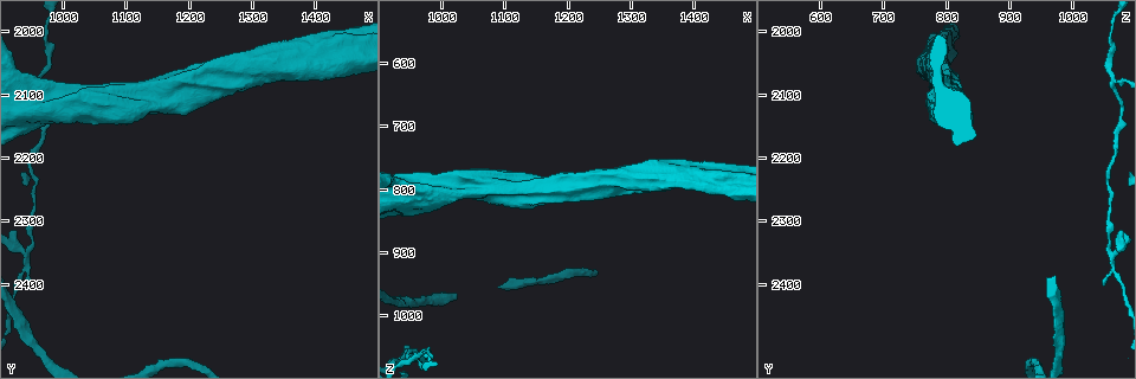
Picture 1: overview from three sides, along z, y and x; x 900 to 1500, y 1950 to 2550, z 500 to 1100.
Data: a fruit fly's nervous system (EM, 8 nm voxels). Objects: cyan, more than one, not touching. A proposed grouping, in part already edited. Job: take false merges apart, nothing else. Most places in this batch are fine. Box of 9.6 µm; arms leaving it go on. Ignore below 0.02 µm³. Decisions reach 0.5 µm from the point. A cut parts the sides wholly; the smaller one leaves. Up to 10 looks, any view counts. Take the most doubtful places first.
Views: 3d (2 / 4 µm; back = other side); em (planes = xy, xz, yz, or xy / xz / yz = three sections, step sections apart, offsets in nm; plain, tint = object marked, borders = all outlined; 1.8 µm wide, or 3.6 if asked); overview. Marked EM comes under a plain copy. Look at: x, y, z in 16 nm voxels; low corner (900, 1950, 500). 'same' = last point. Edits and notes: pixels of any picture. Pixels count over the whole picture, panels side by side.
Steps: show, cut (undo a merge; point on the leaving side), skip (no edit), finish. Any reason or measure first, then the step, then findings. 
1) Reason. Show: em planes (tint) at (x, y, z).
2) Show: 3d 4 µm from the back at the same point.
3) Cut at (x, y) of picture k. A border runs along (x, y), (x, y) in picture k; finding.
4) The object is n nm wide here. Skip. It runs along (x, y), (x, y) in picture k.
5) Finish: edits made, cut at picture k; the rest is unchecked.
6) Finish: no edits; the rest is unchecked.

Abrupt turn. Show: 3d 4 µm at (940, 2350, 1065).

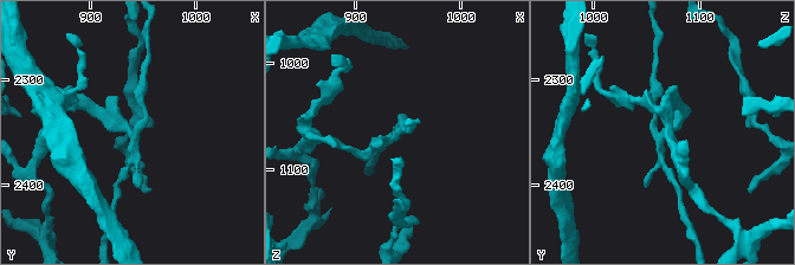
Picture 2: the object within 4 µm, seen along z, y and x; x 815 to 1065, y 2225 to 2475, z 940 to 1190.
Shape alone is not enough. Show: em planes (borders) at (942, 2352, 1060).

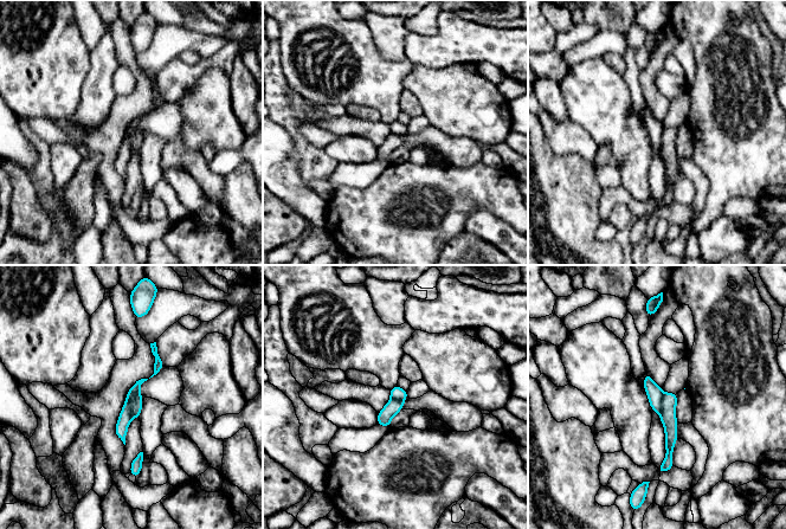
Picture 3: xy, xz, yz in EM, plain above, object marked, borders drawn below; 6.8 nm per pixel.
Cut at (654, 392) of picture 3. The part that leaves runs along (136, 386), (127, 404), (122, 436) in picture 3; two neurons meet here.

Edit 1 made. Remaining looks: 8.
Redraw. Show: overview.

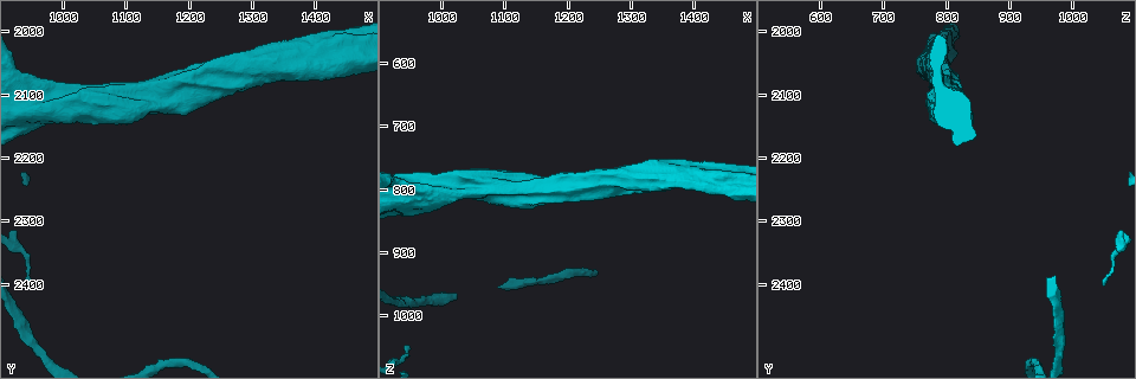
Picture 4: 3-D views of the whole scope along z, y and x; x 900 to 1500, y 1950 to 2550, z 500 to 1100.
Thick turns thin. Show: em 3.6 µm yz step 16 (tint) at (985, 2095, 810).

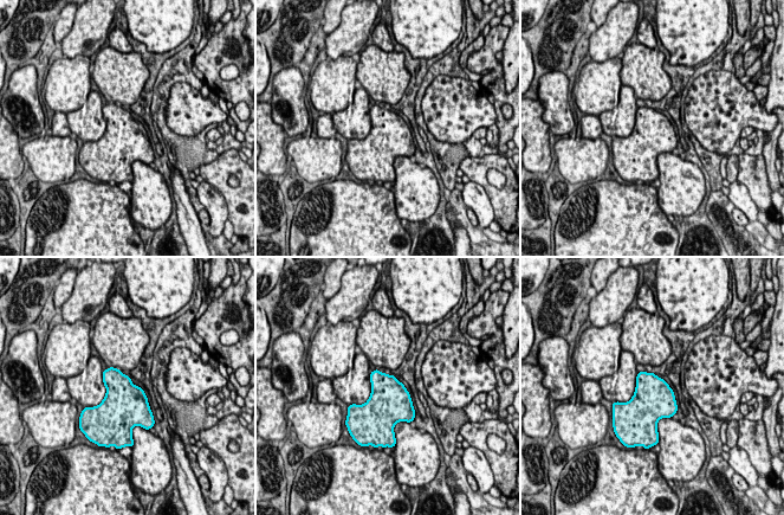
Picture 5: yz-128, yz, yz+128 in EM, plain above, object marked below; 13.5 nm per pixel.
Skip. All the same neuron.

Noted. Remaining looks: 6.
Four arms meet. Show: em 3.6 µm planes (tint) at (1405, 2035, 780).

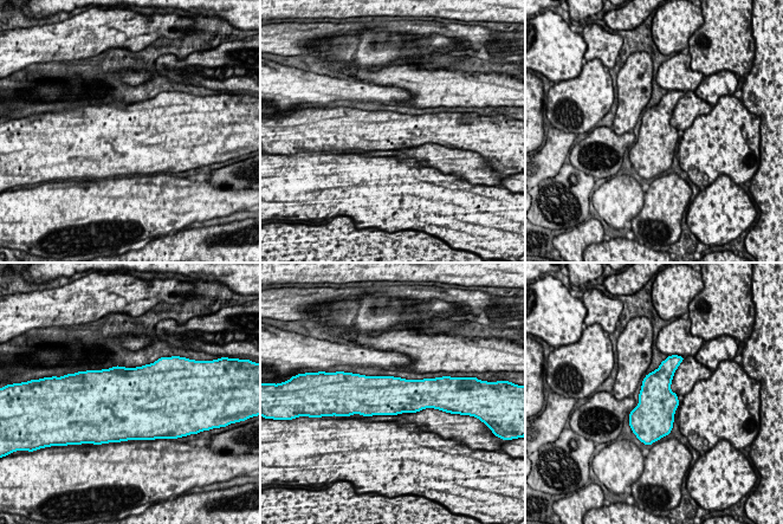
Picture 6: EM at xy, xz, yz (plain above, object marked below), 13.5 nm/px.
Skip. Continuous, no second neuron.

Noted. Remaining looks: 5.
Sudden change in width. Show: em 3.6 µm xy step 16 (tint) at (1155, 2095, 800).

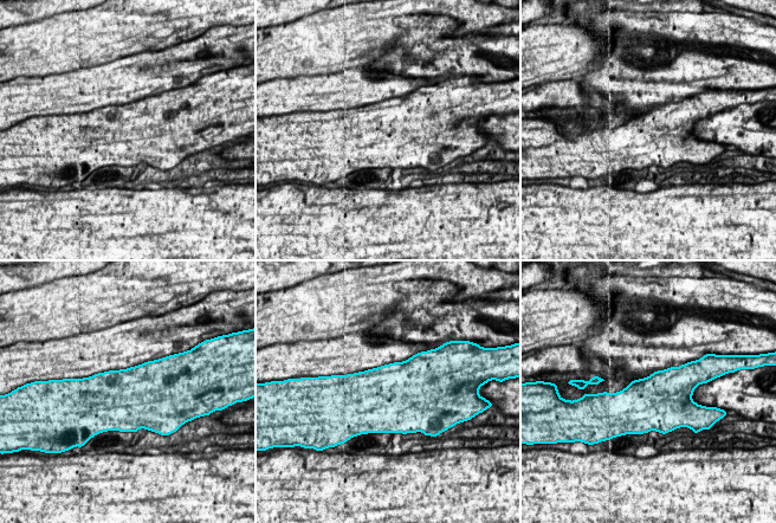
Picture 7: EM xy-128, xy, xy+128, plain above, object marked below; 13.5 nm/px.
Show: em 3.6 µm planes (tint) at the same point.

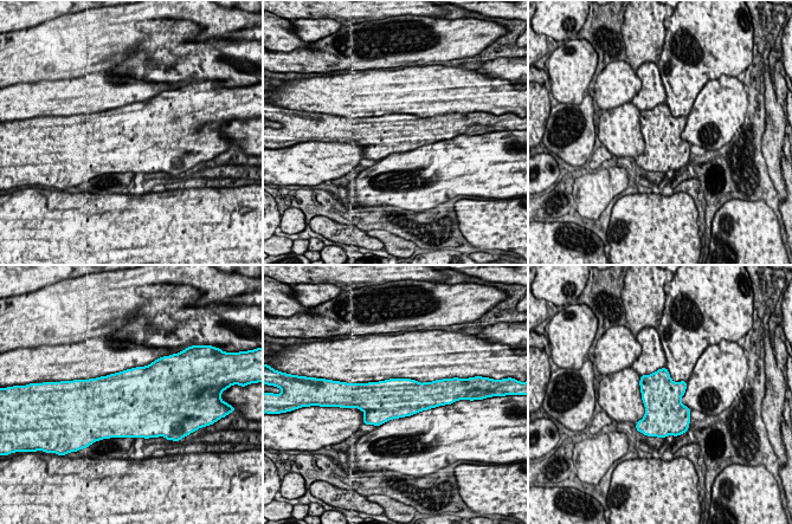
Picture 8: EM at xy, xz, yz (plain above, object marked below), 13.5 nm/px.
Skip. One neuron here.

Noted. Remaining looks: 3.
Finish: edits made, cut at picture 3; the rest is unchecked.

